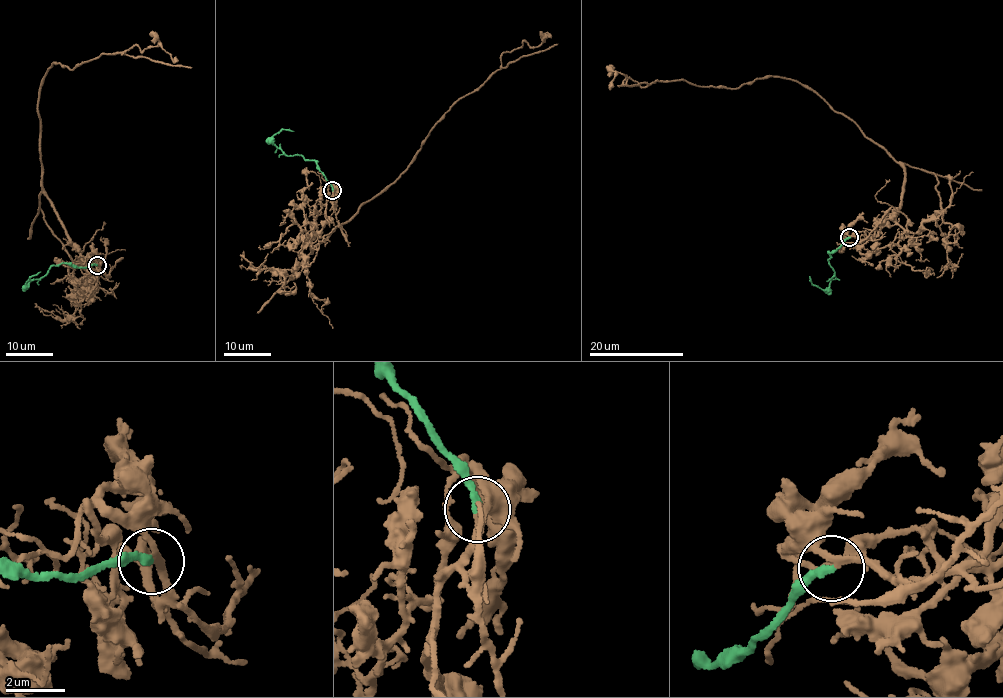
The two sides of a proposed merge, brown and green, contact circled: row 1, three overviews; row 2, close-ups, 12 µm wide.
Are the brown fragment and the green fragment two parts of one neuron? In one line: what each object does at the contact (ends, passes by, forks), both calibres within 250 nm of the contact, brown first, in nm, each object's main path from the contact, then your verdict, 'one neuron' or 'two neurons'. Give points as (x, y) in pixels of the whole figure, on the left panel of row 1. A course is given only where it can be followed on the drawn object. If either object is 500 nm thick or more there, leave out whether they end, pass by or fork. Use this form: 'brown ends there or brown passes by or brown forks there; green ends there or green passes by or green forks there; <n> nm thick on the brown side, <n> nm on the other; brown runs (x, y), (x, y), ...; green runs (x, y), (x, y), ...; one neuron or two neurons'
brown passes by; green ends there; 220 nm thick on the brown side, 240 nm on the other; brown runs (98, 265), (100, 273), (75, 248), (40, 181), (42, 82), (56, 62), (72, 69), (136, 45), (176, 56); green runs (97, 264), (83, 267), (59, 264), (26, 284), (30, 277), (40, 271); one neuron

